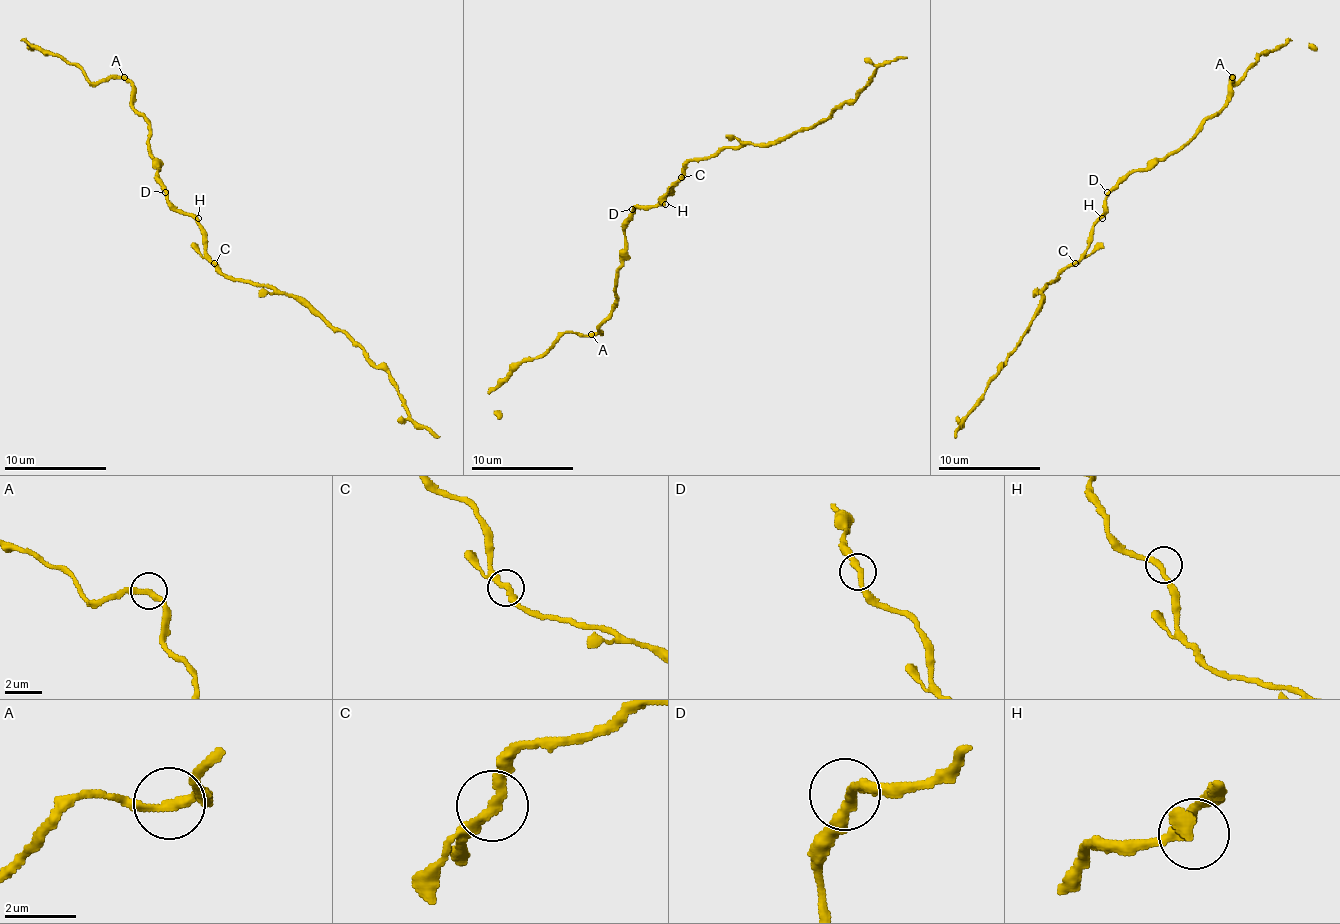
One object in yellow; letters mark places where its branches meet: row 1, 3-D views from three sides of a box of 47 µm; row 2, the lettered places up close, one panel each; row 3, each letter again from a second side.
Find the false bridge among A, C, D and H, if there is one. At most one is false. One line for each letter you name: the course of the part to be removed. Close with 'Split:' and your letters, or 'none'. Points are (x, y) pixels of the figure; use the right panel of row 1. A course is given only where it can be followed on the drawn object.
Split: none

